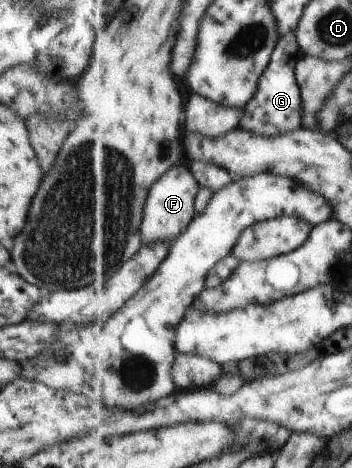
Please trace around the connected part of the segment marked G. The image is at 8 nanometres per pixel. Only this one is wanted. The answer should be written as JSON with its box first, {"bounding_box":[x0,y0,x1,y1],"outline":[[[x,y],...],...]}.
{"bounding_box":[240,31,304,138],"outline":[[[296,31],[282,37],[270,68],[262,78],[258,96],[245,108],[246,113],[240,128],[259,136],[275,138],[304,127],[304,100],[297,74],[298,64],[303,56]]]}

